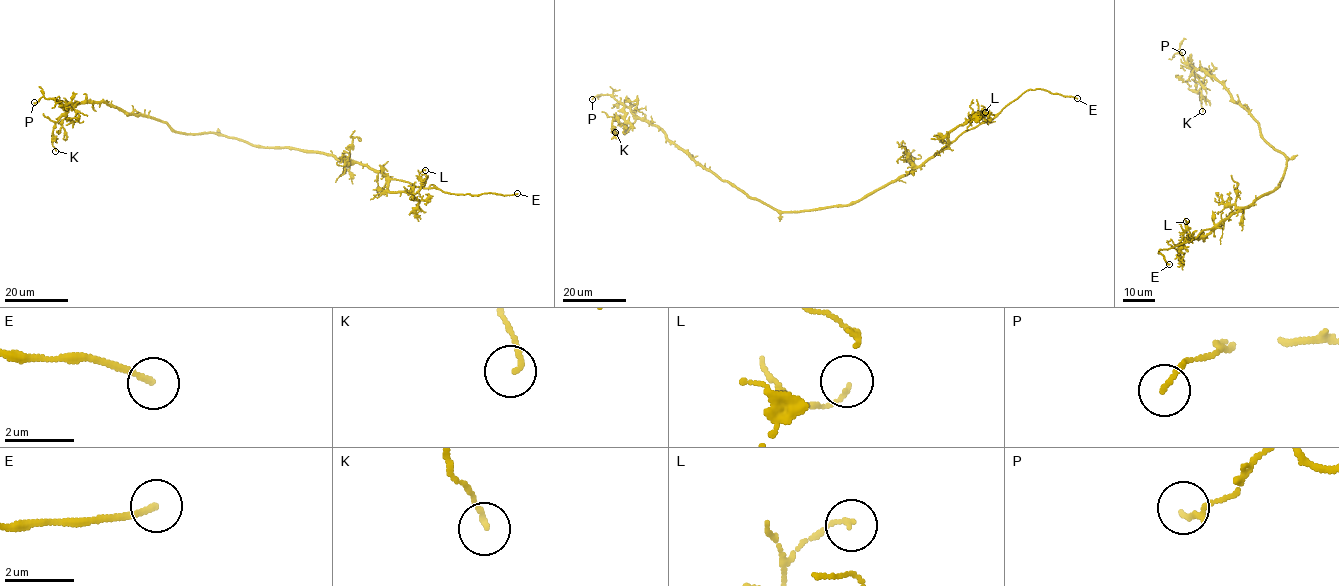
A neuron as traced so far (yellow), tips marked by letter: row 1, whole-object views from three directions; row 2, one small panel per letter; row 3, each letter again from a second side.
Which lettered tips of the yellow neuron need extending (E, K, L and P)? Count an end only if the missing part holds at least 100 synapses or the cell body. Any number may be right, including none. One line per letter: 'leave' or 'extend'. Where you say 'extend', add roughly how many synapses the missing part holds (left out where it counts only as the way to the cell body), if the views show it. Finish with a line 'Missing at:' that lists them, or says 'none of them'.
E: extend
K: leave
L: leave
P: leave
Missing at: E

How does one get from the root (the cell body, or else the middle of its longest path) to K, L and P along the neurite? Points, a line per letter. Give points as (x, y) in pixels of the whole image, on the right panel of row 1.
K: (1281, 178), (1286, 167), (1283, 154), (1266, 141), (1250, 113), (1214, 75), (1190, 64), (1202, 111)
L: (1281, 178), (1279, 187), (1222, 219), (1205, 235), (1185, 242), (1183, 233), (1186, 221)
P: (1281, 178), (1286, 167), (1283, 154), (1266, 141), (1250, 113), (1214, 75), (1186, 63), (1182, 52)

